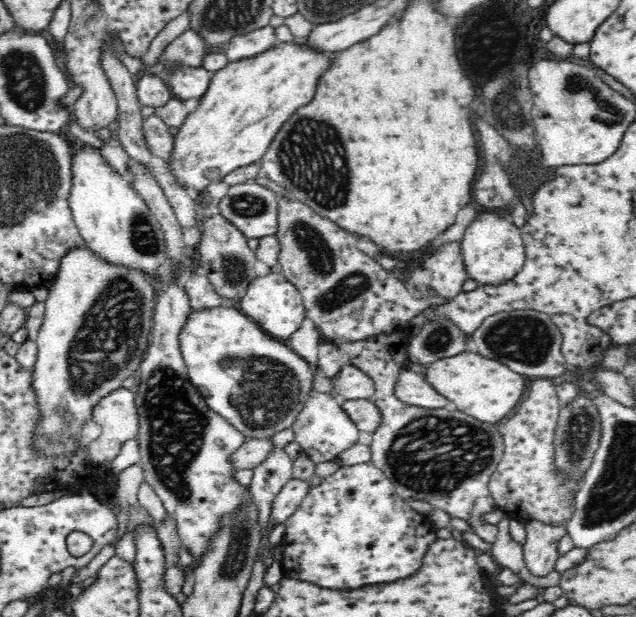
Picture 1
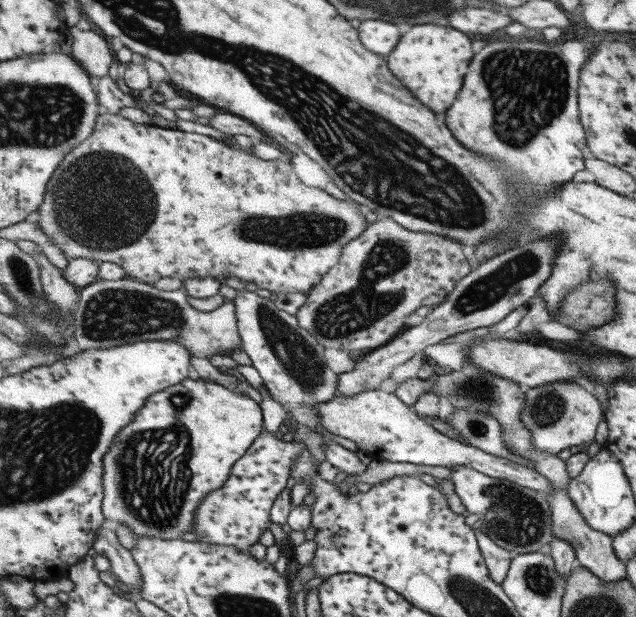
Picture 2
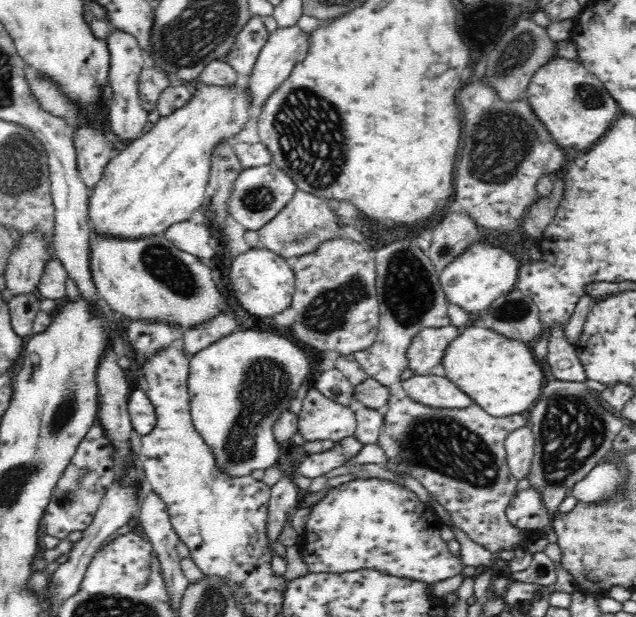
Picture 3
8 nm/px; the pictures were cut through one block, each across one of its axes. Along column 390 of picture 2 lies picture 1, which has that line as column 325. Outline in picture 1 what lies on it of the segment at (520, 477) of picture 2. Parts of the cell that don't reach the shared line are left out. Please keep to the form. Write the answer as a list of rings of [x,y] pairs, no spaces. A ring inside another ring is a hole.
[[[311,390],[310,398],[304,403],[304,408],[299,413],[298,419],[292,424],[295,440],[302,447],[302,453],[317,465],[320,462],[337,461],[340,453],[348,450],[358,442],[360,430],[354,421],[338,404],[334,394],[328,392],[316,392]]]

